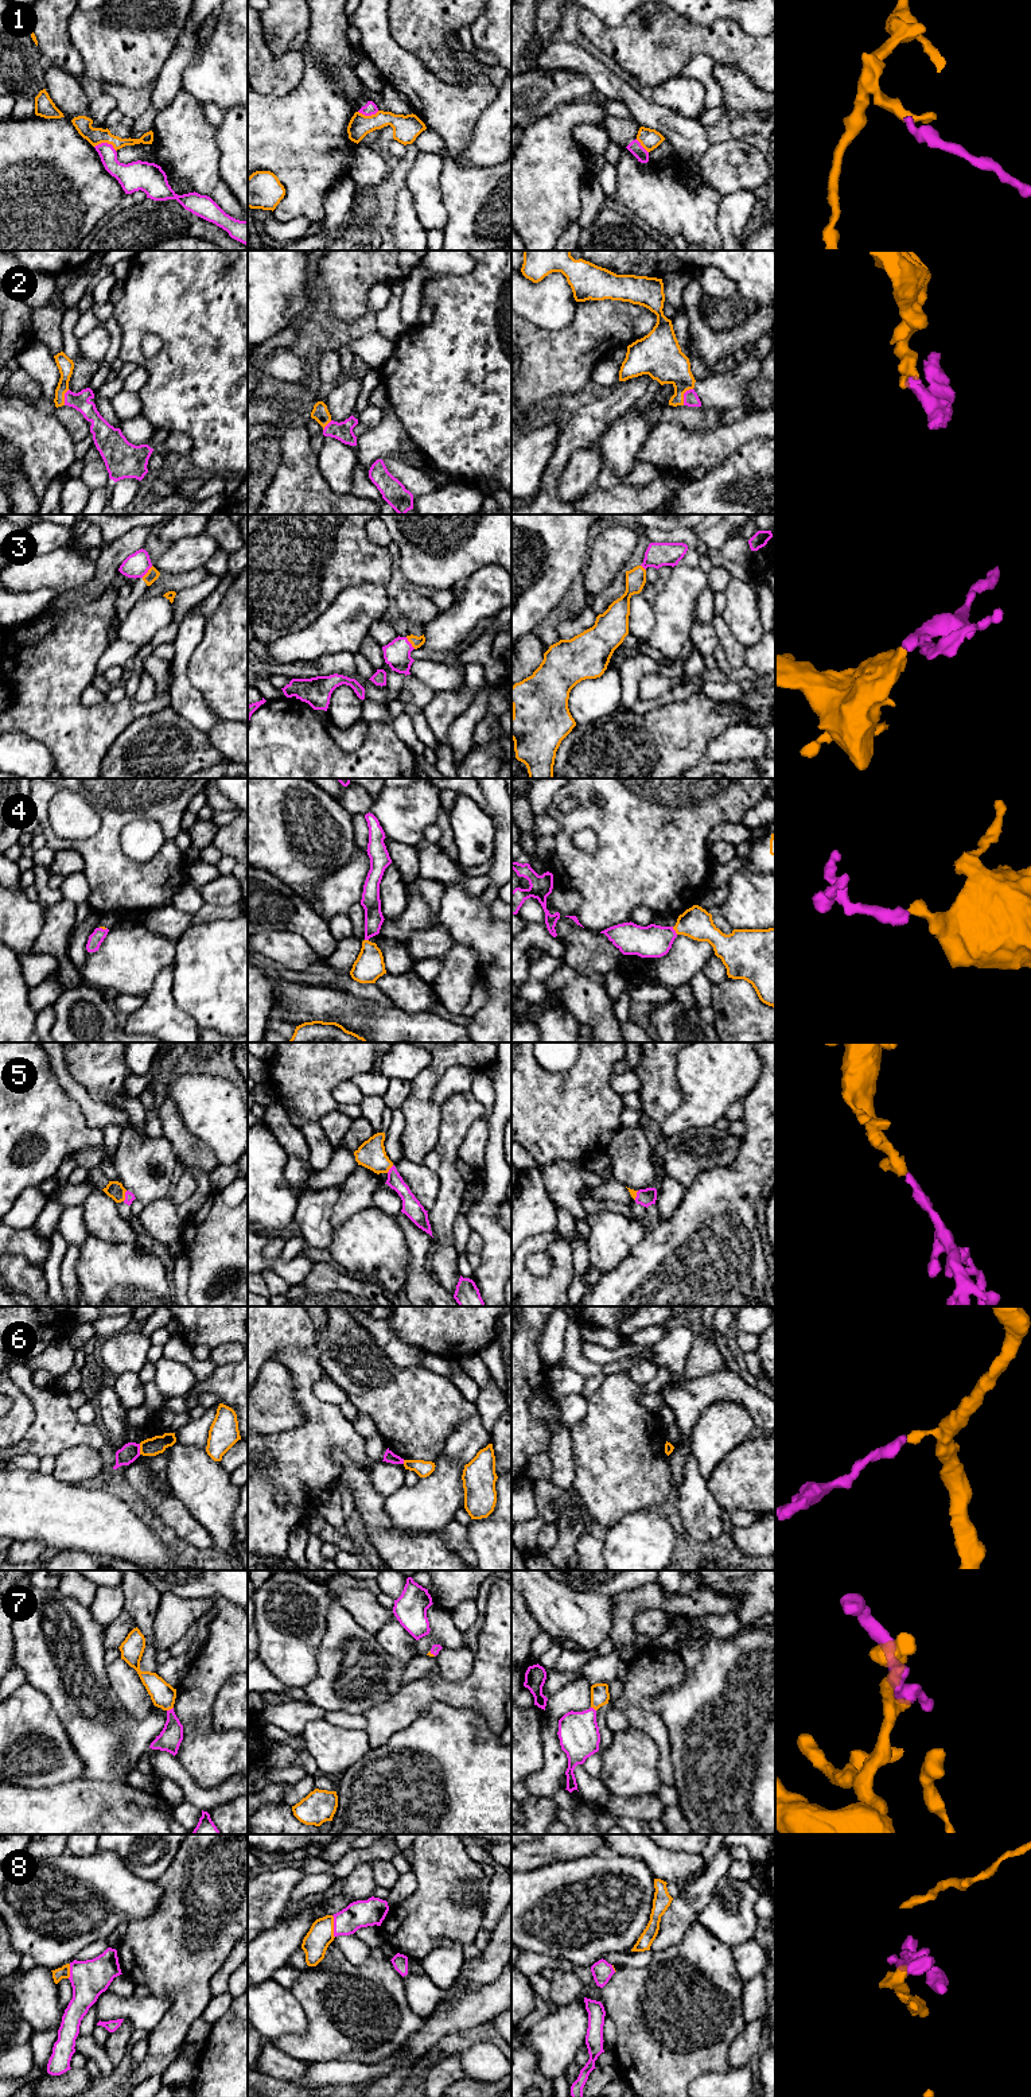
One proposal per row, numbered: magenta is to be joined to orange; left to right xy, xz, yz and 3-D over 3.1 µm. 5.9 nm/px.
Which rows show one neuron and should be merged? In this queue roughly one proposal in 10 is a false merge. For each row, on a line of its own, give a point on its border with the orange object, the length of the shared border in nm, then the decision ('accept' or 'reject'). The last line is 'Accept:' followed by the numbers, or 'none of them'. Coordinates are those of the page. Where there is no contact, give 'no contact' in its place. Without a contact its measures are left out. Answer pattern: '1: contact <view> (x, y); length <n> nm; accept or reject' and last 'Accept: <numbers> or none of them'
1: contact xy (105, 142); length 140 nm; reject
2: contact yz (683, 395); length 120 nm; accept
3: contact xy (148, 571); length 100 nm; accept
4: contact yz (674, 929); length 60 nm; accept
5: contact xy (124, 1196); length 70 nm; accept
6: contact xy (140, 1449); length 60 nm; reject
7: contact xy (170, 1708); length 50 nm; accept
8: contact xz (333, 1926); length 140 nm; accept
Accept: 2, 3, 4, 5, 7, 8

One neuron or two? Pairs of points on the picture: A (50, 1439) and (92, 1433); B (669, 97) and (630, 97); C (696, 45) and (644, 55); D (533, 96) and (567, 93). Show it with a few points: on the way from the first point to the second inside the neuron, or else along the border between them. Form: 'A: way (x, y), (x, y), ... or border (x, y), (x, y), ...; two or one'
A: way (61, 1435), (81, 1435); one
B: border (652, 98), (679, 115); two
C: way (683, 45), (657, 49); one
D: way (541, 93), (559, 93); one

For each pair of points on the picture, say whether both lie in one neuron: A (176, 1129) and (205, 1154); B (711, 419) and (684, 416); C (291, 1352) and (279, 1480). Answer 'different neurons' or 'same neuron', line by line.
A: same neuron
B: same neuron
C: same neuron

